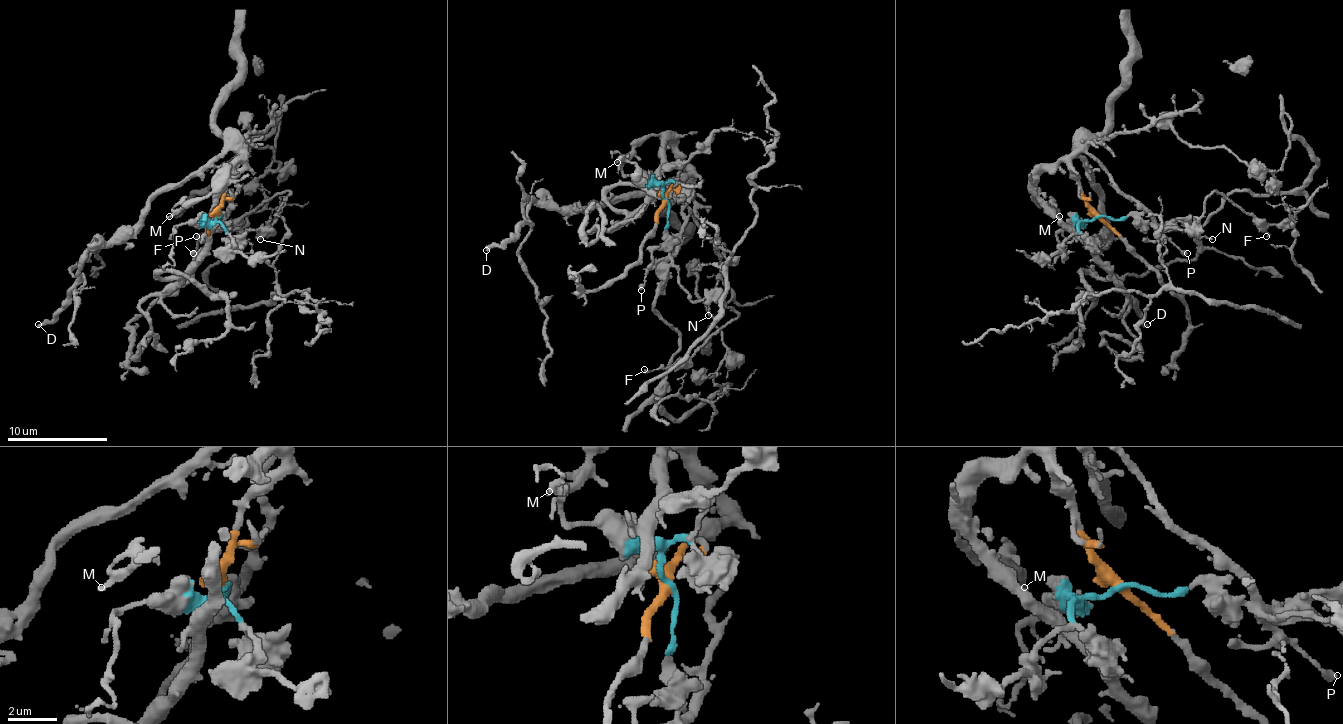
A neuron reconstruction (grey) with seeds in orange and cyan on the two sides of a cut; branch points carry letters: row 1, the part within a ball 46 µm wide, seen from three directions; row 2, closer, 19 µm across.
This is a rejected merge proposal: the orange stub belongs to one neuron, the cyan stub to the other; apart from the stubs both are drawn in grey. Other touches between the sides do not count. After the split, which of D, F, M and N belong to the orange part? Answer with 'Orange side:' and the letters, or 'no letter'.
Orange side: D, M

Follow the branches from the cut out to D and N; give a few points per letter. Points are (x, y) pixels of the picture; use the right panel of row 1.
D: (1097, 217), (1072, 167), (1075, 149), (1102, 199), (1102, 267), (1148, 325)
N: (1097, 217), (1125, 219), (1137, 214), (1163, 229), (1178, 227), (1198, 229), (1195, 232), (1213, 240)

